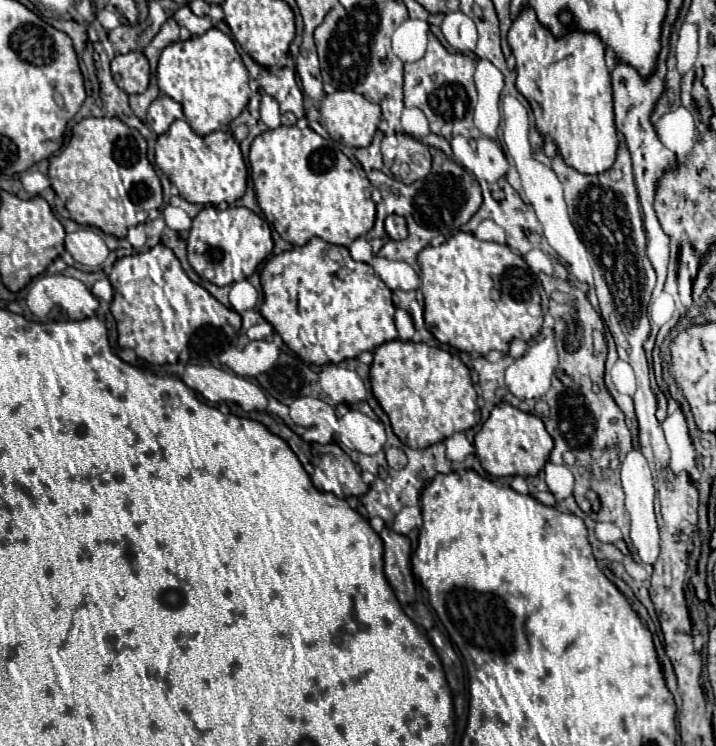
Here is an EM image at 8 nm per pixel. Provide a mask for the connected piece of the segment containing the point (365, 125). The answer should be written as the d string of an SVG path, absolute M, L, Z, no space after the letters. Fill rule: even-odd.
M335 92L335 94L327 94L321 100L321 124L325 126L325 130L329 132L329 136L337 142L341 142L343 146L353 146L353 148L363 148L371 144L371 138L379 126L381 120L381 108L377 108L377 104L369 102L365 96L357 94L357 92Z

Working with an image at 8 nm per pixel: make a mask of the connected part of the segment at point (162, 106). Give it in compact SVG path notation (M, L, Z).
M159 96L149 106L149 112L147 112L147 126L153 128L157 134L165 134L169 130L169 126L183 118L183 110L181 110L181 104L171 100L169 96Z

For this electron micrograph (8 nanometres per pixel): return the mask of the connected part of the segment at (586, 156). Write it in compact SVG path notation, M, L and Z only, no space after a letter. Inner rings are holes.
M533 8L521 10L513 20L507 34L507 42L517 58L517 90L529 100L541 136L551 134L555 138L557 152L565 158L565 162L581 174L599 174L611 168L619 146L613 122L613 102L609 84L611 74L605 66L605 44L595 32L579 30L571 12L563 10L559 14L559 20L565 26L563 36L553 36L553 32L549 32L549 28L545 28L537 20Z

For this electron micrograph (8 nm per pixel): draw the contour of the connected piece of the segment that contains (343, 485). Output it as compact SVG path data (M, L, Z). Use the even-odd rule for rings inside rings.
M335 442L325 446L313 444L311 462L315 468L311 480L317 490L333 492L337 498L361 496L369 490L353 460Z

